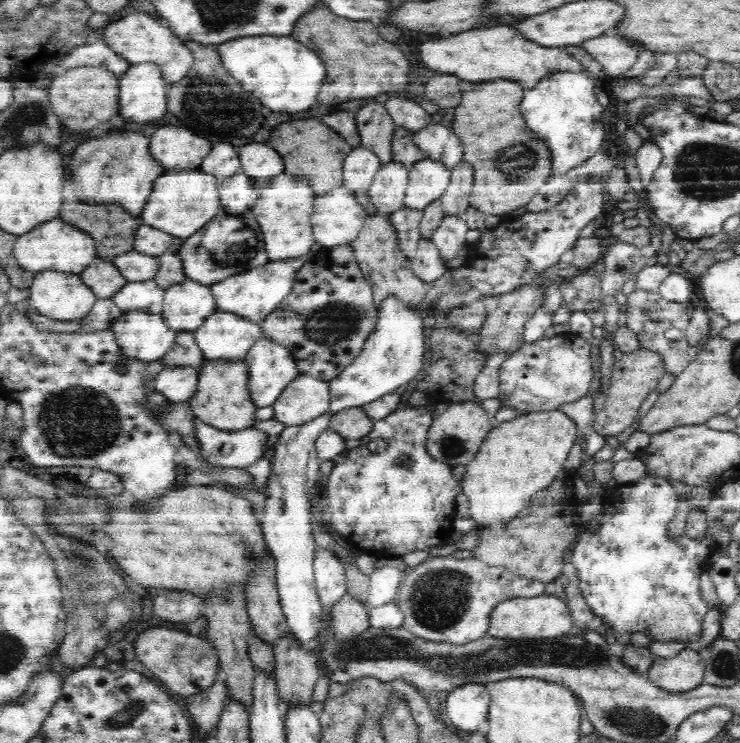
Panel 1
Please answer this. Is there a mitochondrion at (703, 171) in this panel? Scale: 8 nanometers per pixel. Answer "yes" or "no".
yes

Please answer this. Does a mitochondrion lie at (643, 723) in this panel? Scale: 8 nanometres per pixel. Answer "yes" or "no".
yes

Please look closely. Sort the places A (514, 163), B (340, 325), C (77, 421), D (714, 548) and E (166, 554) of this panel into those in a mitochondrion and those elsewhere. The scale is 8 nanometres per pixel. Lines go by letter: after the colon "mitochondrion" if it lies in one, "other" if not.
A: mitochondrion
B: mitochondrion
C: mitochondrion
D: other
E: other

